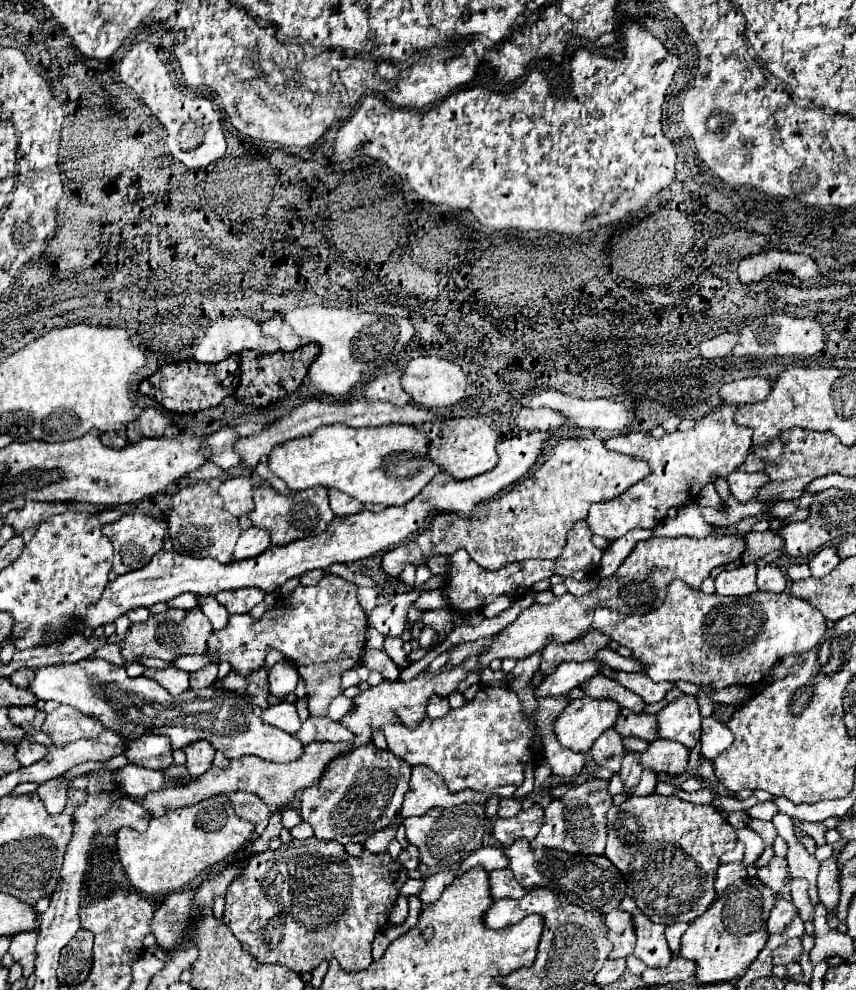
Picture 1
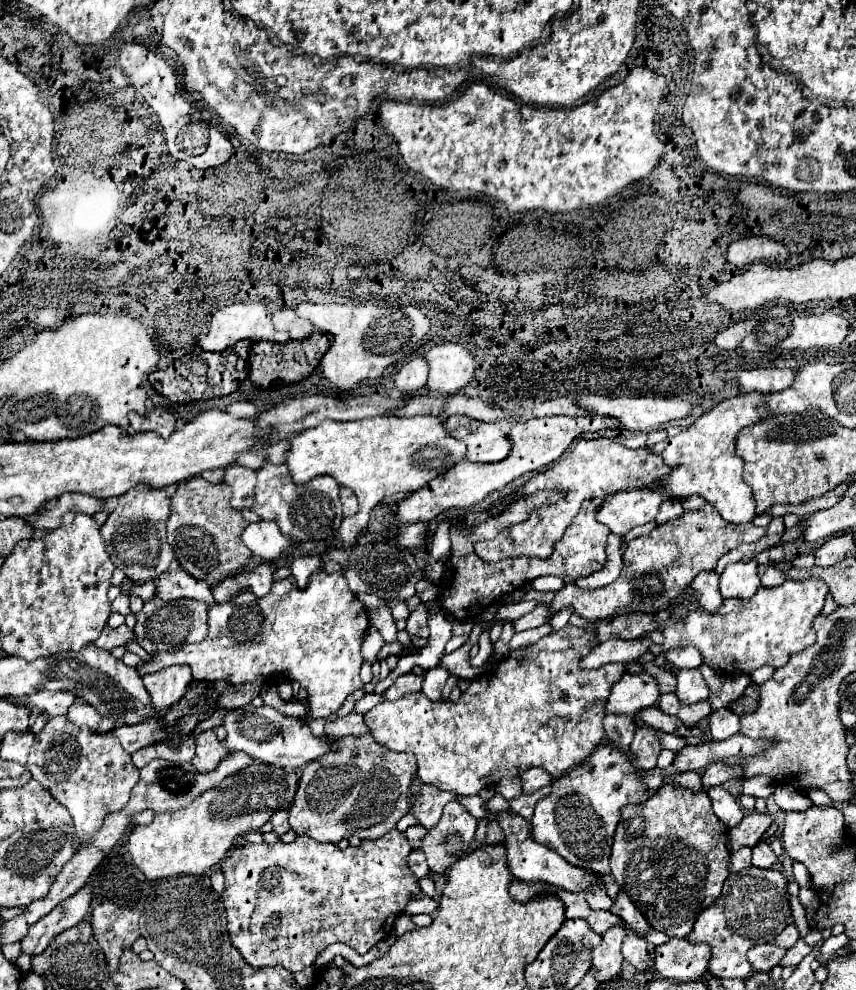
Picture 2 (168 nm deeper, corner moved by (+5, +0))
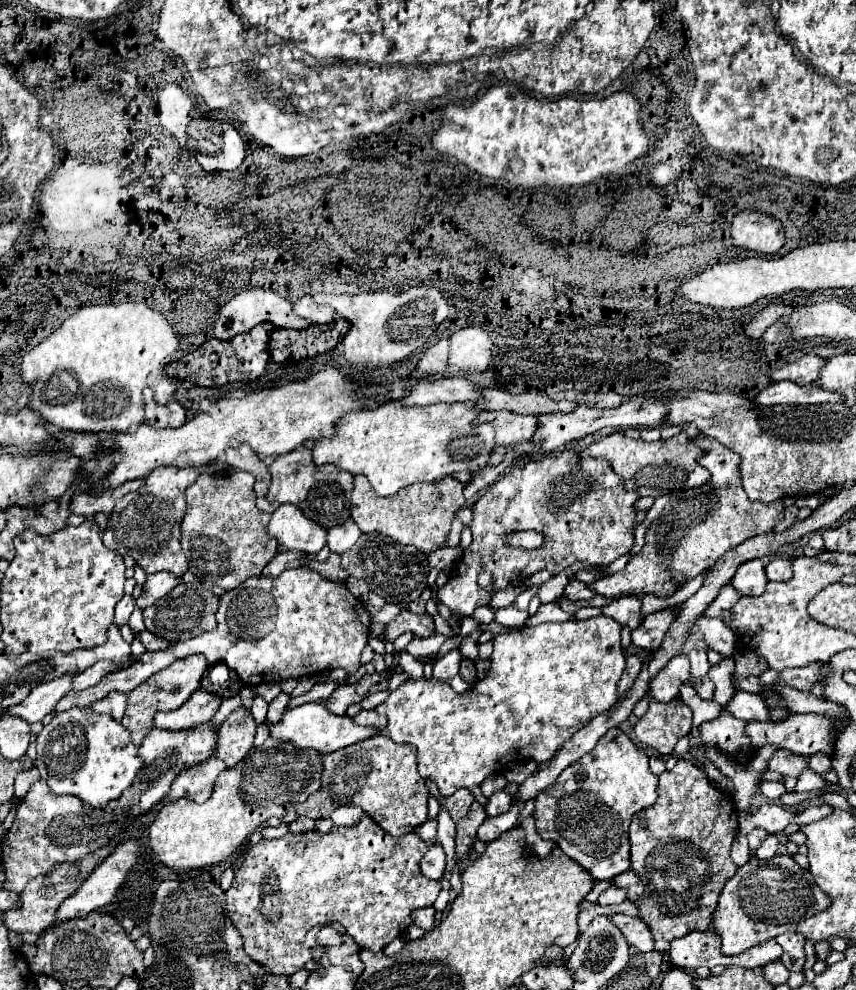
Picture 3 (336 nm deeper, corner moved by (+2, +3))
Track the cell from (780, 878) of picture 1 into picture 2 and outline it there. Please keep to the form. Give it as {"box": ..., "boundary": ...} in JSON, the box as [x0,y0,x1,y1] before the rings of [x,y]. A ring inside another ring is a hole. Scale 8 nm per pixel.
{"box":[752,840,776,868],"boundary":[[[762,840],[760,844],[754,846],[754,854],[752,854],[752,864],[758,868],[772,868],[776,862],[776,854],[772,852],[772,848]]]}

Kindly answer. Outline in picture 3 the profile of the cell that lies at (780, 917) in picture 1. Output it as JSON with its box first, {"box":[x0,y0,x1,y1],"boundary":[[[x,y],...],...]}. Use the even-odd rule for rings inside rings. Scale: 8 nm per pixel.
{"box":[777,933,805,971],"boundary":[[[783,933],[777,937],[777,943],[783,947],[781,963],[789,971],[801,971],[805,963],[805,951],[803,951],[805,937],[801,933]]]}

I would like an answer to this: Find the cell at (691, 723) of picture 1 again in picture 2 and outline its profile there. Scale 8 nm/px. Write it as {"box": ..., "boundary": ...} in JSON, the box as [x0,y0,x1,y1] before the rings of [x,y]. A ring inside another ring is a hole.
{"box":[676,668,710,704],"boundary":[[[686,668],[686,670],[678,672],[676,694],[678,694],[680,702],[694,704],[694,702],[706,700],[710,696],[710,690],[698,668]]]}

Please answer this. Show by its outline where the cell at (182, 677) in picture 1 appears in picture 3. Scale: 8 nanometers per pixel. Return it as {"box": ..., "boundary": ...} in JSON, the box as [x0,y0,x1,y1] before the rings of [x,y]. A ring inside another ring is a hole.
{"box":[121,655,207,747],"boundary":[[[189,655],[185,659],[173,661],[167,669],[163,669],[161,673],[155,673],[153,677],[143,681],[143,685],[139,685],[139,689],[133,689],[129,693],[125,717],[121,723],[125,729],[129,729],[137,747],[141,745],[145,735],[151,731],[151,715],[155,715],[157,711],[171,711],[171,709],[177,709],[179,705],[183,705],[183,701],[187,701],[187,697],[199,689],[199,681],[201,681],[201,675],[205,673],[205,669],[207,669],[205,657]]]}

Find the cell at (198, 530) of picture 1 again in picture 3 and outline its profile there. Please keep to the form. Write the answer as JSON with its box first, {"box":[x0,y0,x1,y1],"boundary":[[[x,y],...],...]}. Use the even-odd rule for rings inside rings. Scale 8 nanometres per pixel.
{"box":[181,469,277,591],"boundary":[[[225,469],[219,473],[211,473],[211,475],[203,473],[203,477],[199,477],[185,491],[187,509],[185,509],[185,517],[181,523],[181,547],[189,561],[189,569],[195,573],[195,577],[207,579],[225,591],[239,587],[243,581],[247,581],[253,575],[261,575],[263,567],[277,553],[275,541],[271,541],[271,537],[267,537],[267,533],[265,533],[267,521],[271,517],[255,507],[257,497],[253,493],[253,483],[255,481],[253,481],[253,477],[249,477],[249,473]]]}

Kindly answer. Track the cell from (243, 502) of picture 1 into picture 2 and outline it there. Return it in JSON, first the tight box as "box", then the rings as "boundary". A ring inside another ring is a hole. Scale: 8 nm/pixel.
{"box":[226,464,256,508],"boundary":[[[230,464],[226,468],[226,484],[232,486],[234,496],[230,500],[232,508],[250,508],[254,498],[254,484],[256,484],[256,470],[250,470],[240,464]]]}

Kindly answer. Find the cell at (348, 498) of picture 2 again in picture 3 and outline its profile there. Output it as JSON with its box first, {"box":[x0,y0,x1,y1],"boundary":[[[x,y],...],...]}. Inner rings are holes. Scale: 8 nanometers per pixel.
{"box":[351,475,465,555],"boundary":[[[355,475],[355,487],[351,493],[351,517],[365,531],[381,531],[403,545],[415,545],[425,555],[445,547],[447,533],[451,529],[451,521],[455,511],[465,505],[463,497],[463,483],[455,481],[453,477],[441,479],[437,485],[433,483],[415,483],[391,497],[379,497],[371,489],[365,477]]]}

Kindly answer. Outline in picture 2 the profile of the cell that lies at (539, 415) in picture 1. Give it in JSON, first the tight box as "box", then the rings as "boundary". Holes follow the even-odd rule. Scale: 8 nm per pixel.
{"box":[534,398,594,416],"boundary":[[[568,398],[546,400],[546,402],[542,402],[542,406],[534,408],[534,416],[552,416],[552,414],[564,414],[564,416],[594,415],[592,412],[580,408],[574,400],[568,400]]]}

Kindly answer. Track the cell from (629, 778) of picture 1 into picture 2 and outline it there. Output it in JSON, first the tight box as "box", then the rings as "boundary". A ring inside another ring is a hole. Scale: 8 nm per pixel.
{"box":[630,724,662,770],"boundary":[[[646,724],[640,726],[636,730],[634,742],[630,744],[630,752],[632,752],[632,758],[636,760],[636,766],[640,770],[654,770],[660,750],[662,746],[658,740],[658,732]]]}

